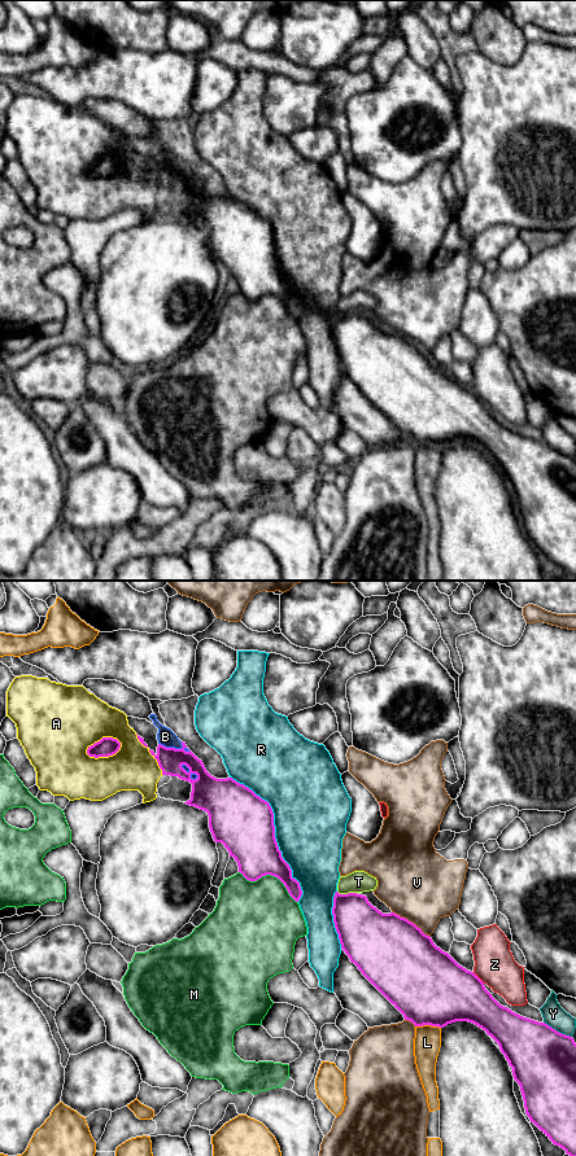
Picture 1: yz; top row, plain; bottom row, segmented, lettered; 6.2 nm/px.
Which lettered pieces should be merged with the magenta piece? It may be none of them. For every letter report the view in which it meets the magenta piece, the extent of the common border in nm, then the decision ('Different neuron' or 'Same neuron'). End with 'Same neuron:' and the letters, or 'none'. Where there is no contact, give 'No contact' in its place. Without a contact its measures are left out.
A: Touches magenta in yz. Shared border 240 nm. Different neuron
B: Touches magenta in yz. Shared border 200 nm. Different neuron
L: Touches magenta in yz. Shared border 160 nm. Different neuron
M: Touches magenta in yz. Shared border 420 nm. Different neuron
R: Touches magenta in yz. Shared border 900 nm. Different neuron
T: Touches magenta in yz. Shared border 120 nm. Different neuron
V: Touches magenta in yz. Shared border 280 nm. Different neuron
Y: Touches magenta in yz. Shared border 200 nm. Different neuron
Z: Touches magenta in yz. Shared border 100 nm. Different neuron
Same neuron: none

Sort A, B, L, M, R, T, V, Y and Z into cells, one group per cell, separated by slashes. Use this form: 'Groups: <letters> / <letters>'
Groups: A / B T / L / M / R / V / Y / Z

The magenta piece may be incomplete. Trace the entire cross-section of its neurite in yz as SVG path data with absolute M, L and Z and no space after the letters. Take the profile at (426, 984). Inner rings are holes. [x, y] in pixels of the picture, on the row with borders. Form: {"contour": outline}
{"contour": "M336 892L332 915L341 949L405 1020L415 1026L438 1028L468 1021L485 1030L512 1068L531 1122L553 1144L576 1156L576 1043L572 1037L501 1006L474 972L437 947L420 928L394 912L383 914L366 896Z"}

